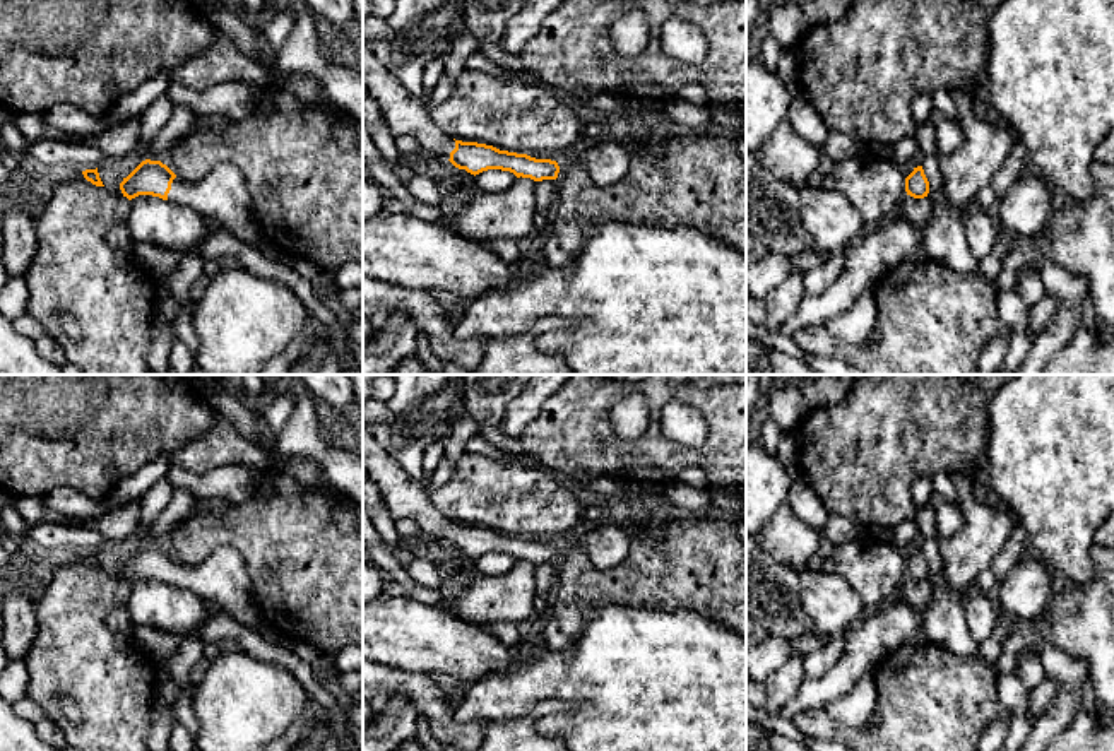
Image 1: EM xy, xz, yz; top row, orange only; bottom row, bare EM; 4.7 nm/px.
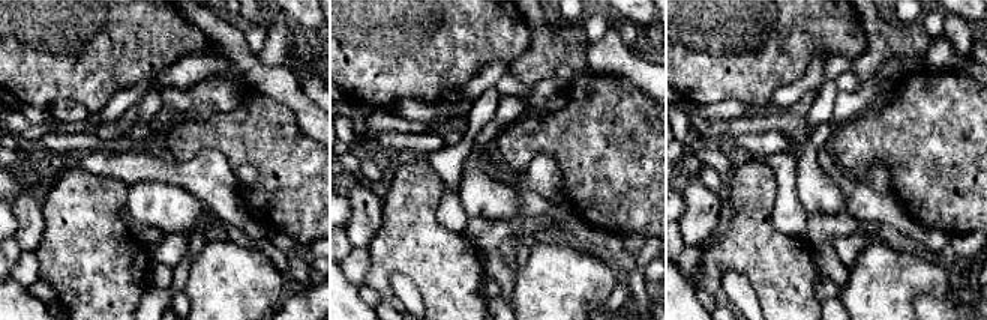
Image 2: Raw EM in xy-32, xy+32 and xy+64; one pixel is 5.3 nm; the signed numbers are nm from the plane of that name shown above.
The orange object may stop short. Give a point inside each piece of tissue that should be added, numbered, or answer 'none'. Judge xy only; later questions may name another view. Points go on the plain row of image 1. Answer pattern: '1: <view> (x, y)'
1: xy (223, 577)

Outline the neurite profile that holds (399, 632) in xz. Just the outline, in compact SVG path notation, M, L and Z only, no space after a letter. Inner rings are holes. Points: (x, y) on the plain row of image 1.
M380 595L363 604L363 657L407 674L441 672L467 684L529 659L517 647L498 642L489 628L460 619L447 604L428 606L404 595Z

